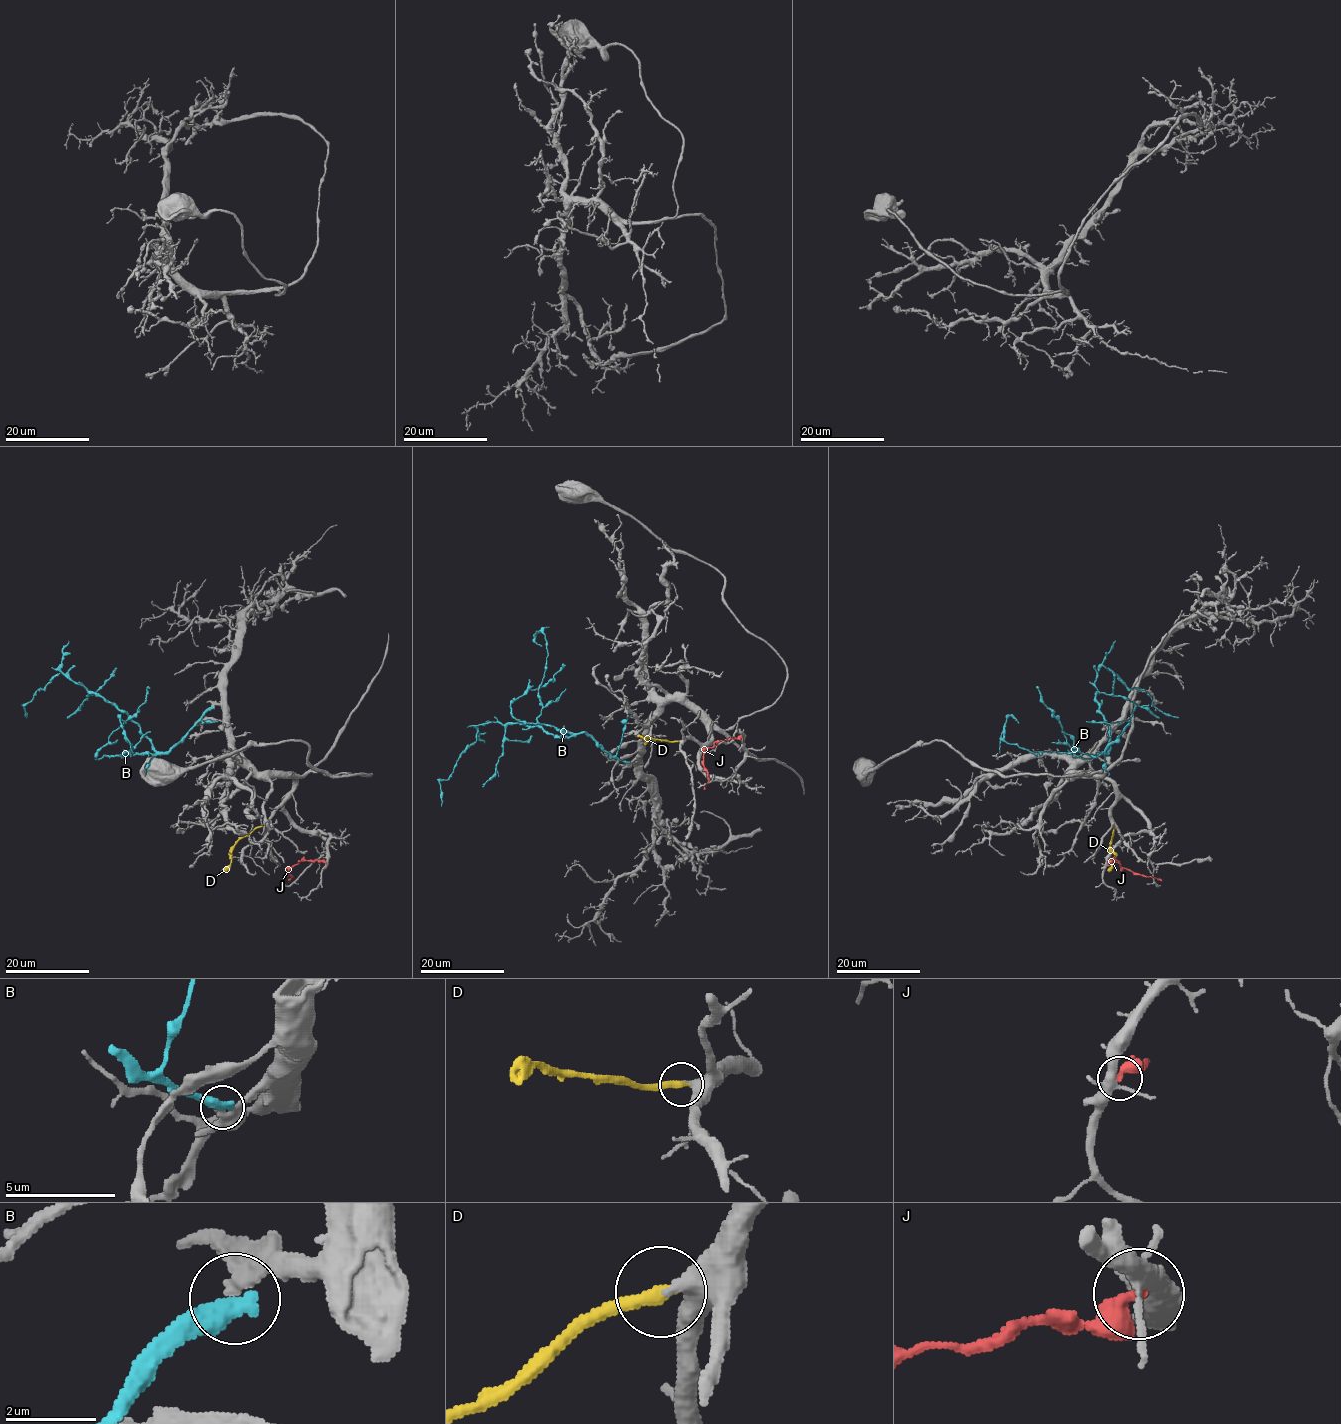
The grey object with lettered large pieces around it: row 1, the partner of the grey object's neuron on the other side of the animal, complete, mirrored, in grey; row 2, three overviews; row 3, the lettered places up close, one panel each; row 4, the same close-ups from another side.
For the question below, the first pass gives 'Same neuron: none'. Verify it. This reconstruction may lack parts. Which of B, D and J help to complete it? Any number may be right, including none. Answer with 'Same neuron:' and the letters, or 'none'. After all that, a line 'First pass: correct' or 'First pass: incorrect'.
Same neuron: D
First pass: incorrect

